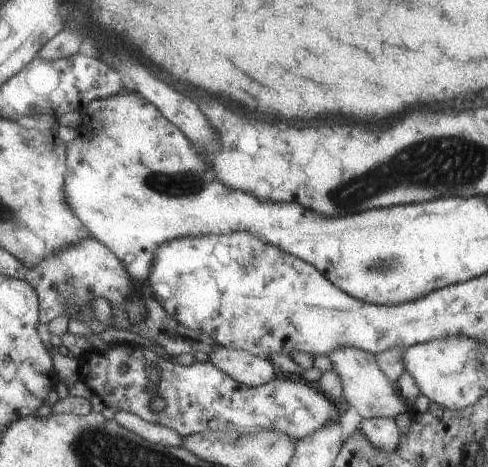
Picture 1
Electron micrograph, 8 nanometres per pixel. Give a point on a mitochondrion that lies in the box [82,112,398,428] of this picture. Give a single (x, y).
(175, 184)

